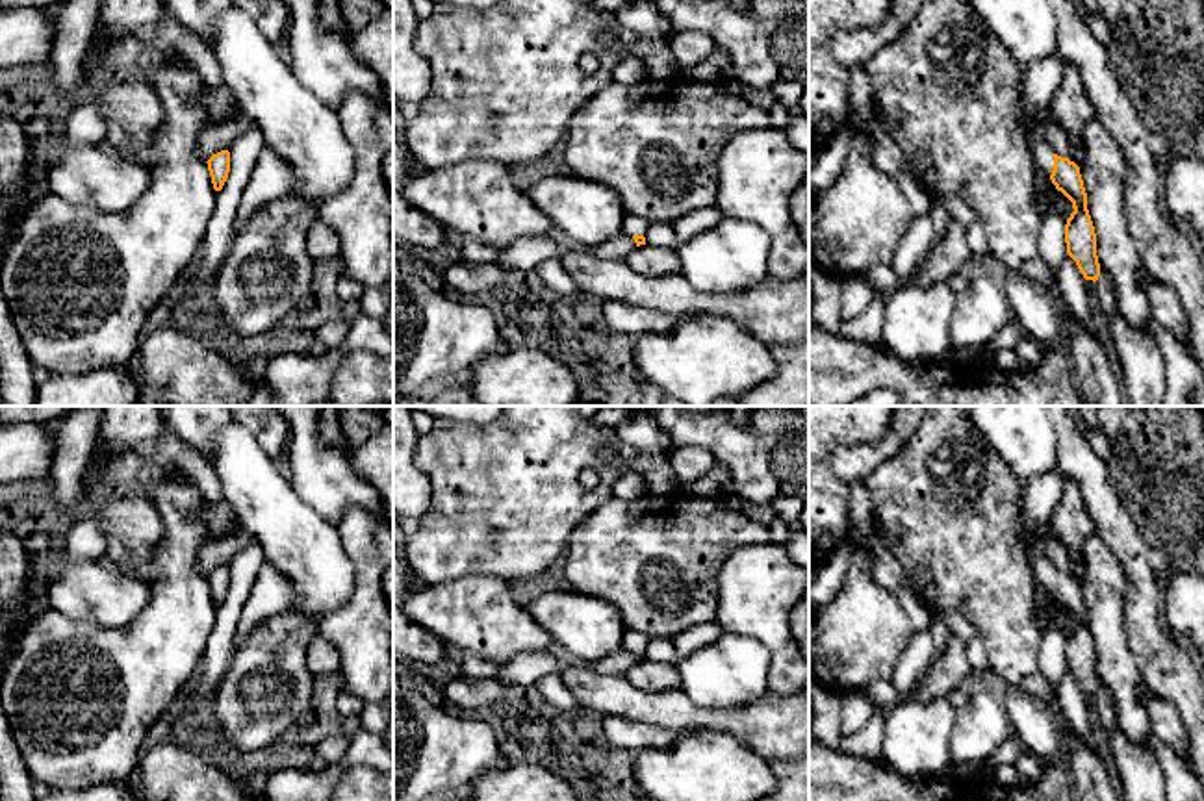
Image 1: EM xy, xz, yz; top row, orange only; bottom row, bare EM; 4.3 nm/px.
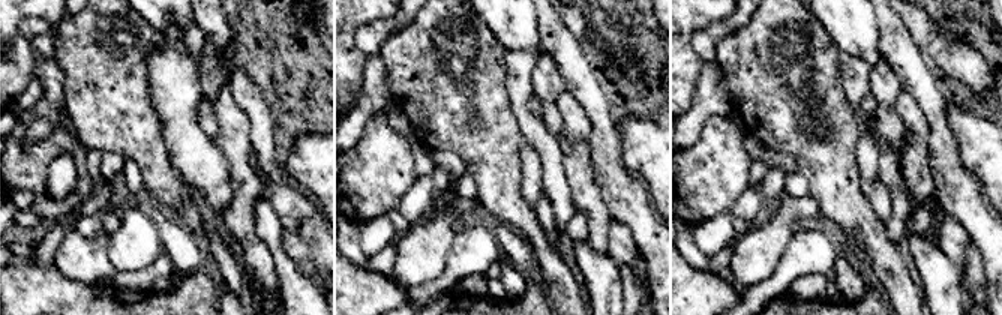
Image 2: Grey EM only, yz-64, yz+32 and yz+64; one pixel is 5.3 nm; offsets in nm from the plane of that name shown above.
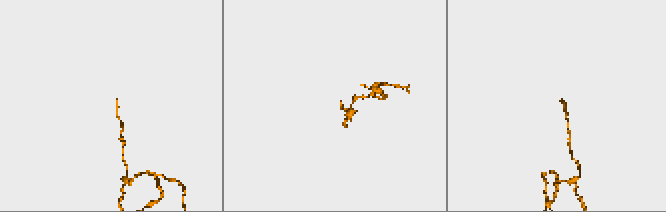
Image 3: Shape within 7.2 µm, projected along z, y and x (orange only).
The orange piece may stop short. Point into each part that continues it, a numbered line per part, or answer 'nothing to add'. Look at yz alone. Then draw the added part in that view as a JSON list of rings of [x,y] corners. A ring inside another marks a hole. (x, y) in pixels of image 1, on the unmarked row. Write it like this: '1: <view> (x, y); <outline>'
1: yz (1039, 495); [[[1057,471],[1044,473],[1022,484],[1022,532],[1028,541],[1031,571],[1041,588],[1052,590],[1054,564],[1048,560],[1044,543],[1052,536],[1050,517],[1061,497],[1065,477]]]

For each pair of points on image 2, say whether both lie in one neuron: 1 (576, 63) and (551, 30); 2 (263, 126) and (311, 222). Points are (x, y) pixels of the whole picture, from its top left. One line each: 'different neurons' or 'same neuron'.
1: same neuron
2: same neuron

